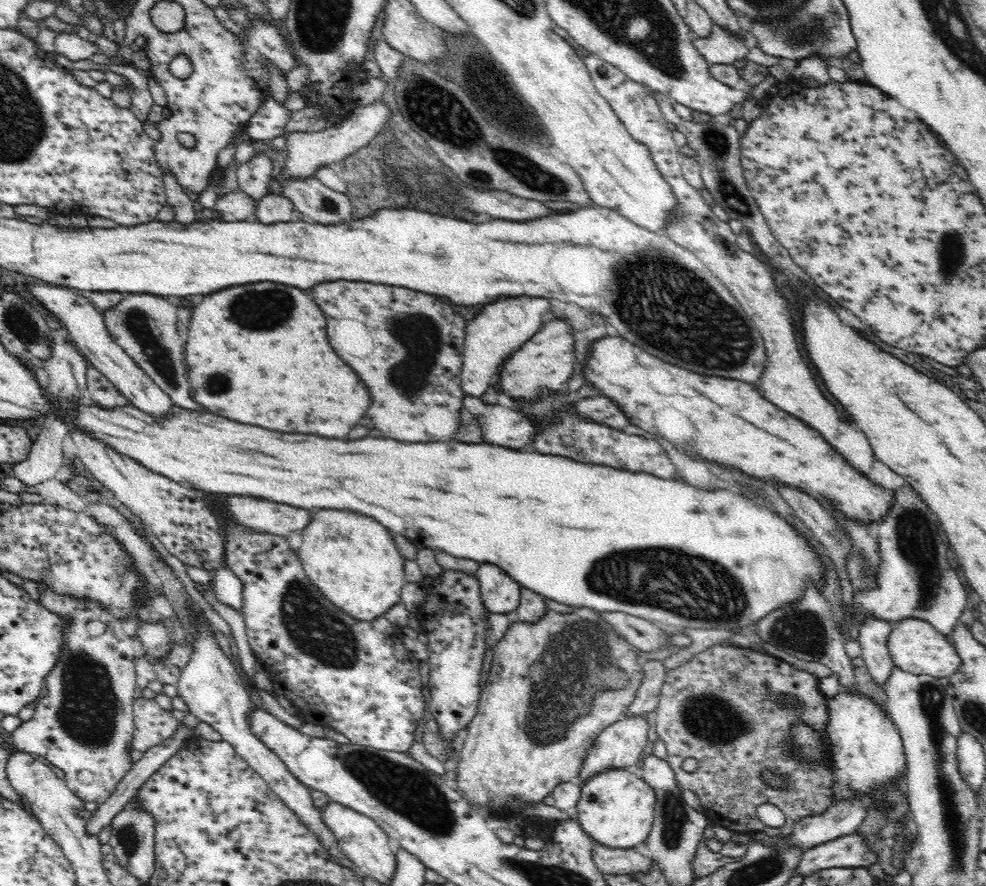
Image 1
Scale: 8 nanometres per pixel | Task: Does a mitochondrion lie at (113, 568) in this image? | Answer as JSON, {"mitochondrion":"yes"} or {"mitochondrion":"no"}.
{"mitochondrion":"yes"}

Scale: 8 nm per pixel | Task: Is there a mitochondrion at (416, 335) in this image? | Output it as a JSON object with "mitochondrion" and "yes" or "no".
{"mitochondrion":"yes"}

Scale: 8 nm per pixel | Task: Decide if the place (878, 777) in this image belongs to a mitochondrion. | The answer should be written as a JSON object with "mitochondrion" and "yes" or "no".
{"mitochondrion":"no"}

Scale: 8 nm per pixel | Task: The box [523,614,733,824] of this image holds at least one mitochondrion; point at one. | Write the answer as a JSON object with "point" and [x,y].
{"point":[579,643]}

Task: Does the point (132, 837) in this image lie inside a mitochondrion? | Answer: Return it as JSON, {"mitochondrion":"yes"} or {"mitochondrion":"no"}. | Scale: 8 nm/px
{"mitochondrion":"yes"}

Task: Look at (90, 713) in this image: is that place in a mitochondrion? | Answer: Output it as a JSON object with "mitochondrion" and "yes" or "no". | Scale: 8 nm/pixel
{"mitochondrion":"yes"}

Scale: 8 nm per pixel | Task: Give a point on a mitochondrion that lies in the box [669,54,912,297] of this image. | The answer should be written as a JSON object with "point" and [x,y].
{"point":[719,149]}

